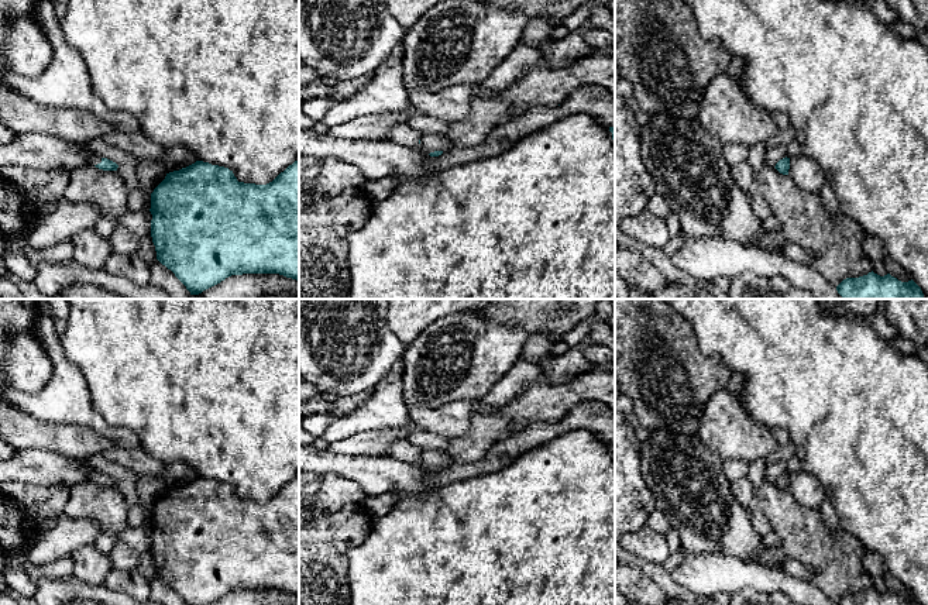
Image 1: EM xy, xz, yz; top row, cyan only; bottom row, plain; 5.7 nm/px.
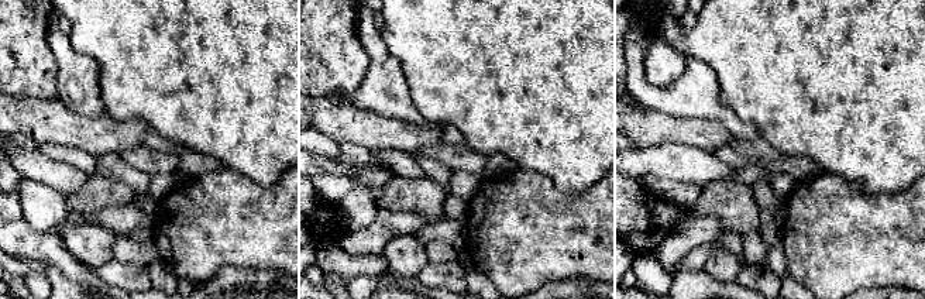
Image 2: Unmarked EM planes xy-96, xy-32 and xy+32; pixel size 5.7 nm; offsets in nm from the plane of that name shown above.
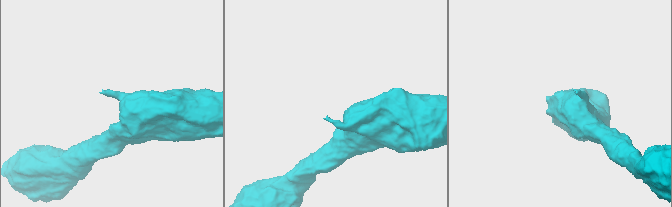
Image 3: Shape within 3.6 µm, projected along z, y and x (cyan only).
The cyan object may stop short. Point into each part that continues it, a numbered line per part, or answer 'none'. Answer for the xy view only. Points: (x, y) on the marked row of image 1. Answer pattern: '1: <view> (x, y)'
1: xy (96, 158)

